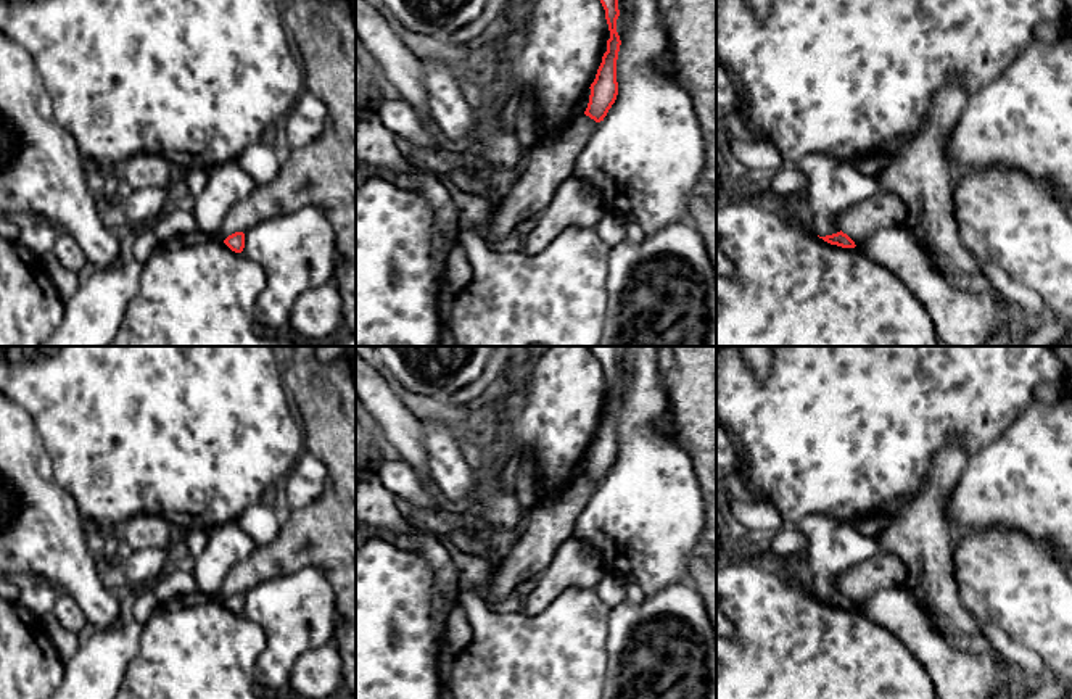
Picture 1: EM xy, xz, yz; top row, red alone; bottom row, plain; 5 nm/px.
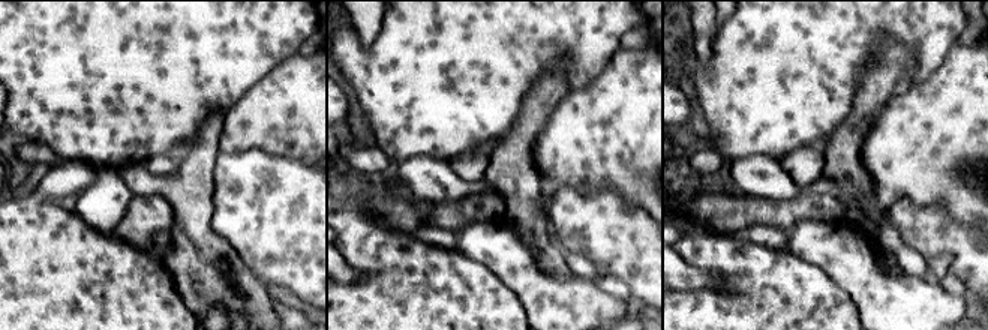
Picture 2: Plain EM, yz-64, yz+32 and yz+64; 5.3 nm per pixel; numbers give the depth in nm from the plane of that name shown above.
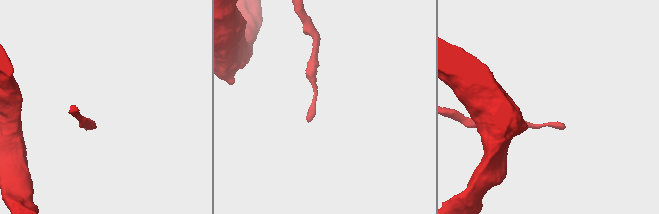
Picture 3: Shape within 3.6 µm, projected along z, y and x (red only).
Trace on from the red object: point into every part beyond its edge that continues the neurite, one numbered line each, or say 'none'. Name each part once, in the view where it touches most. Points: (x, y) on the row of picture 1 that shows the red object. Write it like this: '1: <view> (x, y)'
none

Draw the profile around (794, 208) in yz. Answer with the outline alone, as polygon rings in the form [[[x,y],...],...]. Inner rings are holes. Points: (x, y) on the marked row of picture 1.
[[[803,196],[781,200],[771,198],[769,203],[773,203],[779,211],[782,211],[792,222],[808,222],[808,213]]]

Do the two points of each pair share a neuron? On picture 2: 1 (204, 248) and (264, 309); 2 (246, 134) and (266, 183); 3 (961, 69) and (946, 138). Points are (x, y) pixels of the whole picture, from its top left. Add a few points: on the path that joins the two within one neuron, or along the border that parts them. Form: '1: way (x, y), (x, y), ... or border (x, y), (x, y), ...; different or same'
1: way (206, 267), (234, 299), (245, 303); same
2: border (219, 150), (264, 150), (287, 158); different
3: way (961, 86), (961, 122); same

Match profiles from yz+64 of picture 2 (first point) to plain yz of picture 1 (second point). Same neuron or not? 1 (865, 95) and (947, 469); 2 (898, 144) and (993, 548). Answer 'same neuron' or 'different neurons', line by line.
1: same neuron
2: different neurons

